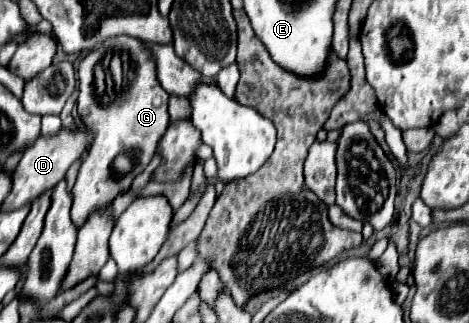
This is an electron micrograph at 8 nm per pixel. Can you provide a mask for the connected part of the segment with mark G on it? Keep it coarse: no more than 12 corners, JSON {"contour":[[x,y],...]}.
{"contour":[[109,38],[81,60],[71,218],[129,190],[169,126],[153,52]]}

